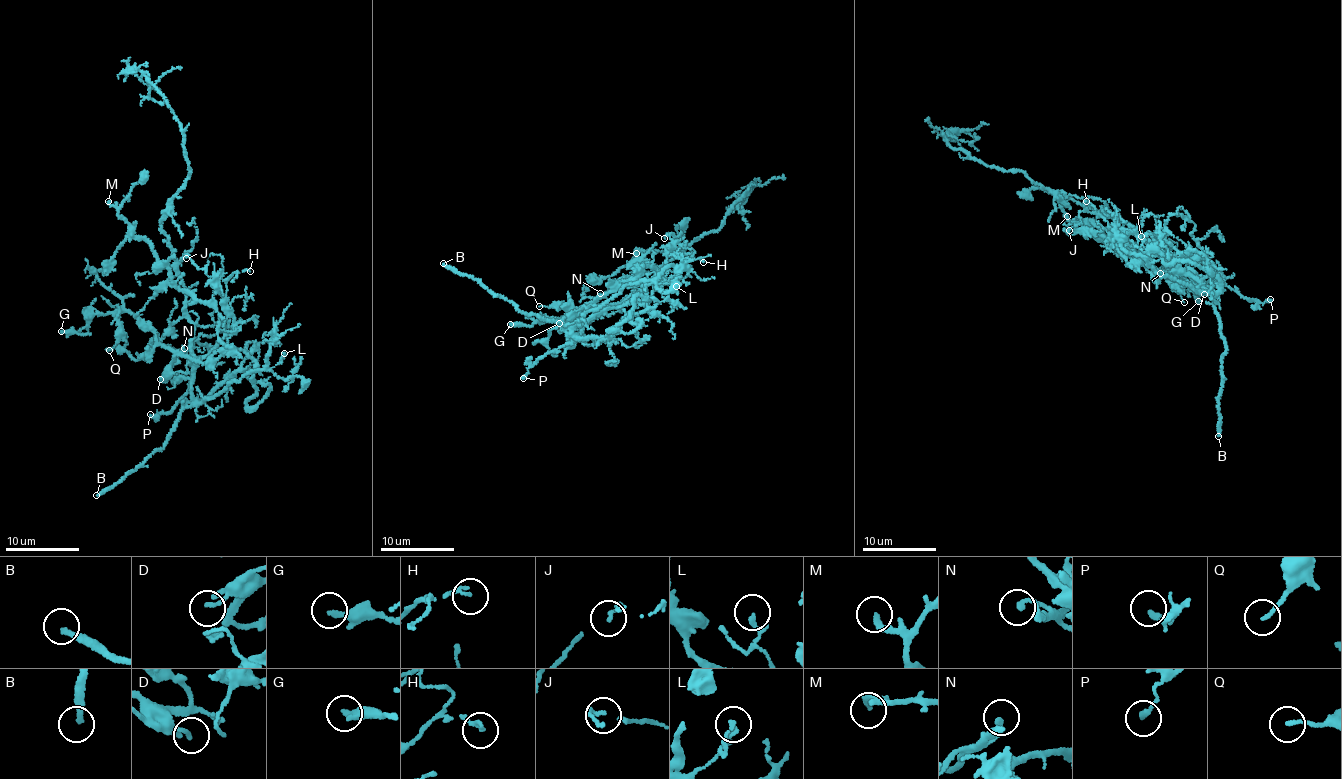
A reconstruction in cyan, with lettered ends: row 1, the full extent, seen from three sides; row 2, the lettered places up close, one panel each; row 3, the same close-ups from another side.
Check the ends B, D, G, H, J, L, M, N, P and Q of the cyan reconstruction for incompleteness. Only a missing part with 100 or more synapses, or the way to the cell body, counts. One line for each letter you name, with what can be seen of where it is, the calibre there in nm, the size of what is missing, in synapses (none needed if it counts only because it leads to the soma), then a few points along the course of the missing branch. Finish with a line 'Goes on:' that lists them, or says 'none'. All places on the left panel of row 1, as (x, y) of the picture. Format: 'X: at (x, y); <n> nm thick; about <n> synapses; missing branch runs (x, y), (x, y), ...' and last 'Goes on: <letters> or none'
B: at (96, 495); 240 nm thick
M: at (108, 201); 200 nm thick; about 120 synapses; missing branch runs (108, 201), (94, 205), (87, 230), (73, 239), (58, 277), (40, 291), (36, 299), (28, 298)
Goes on: B, M

